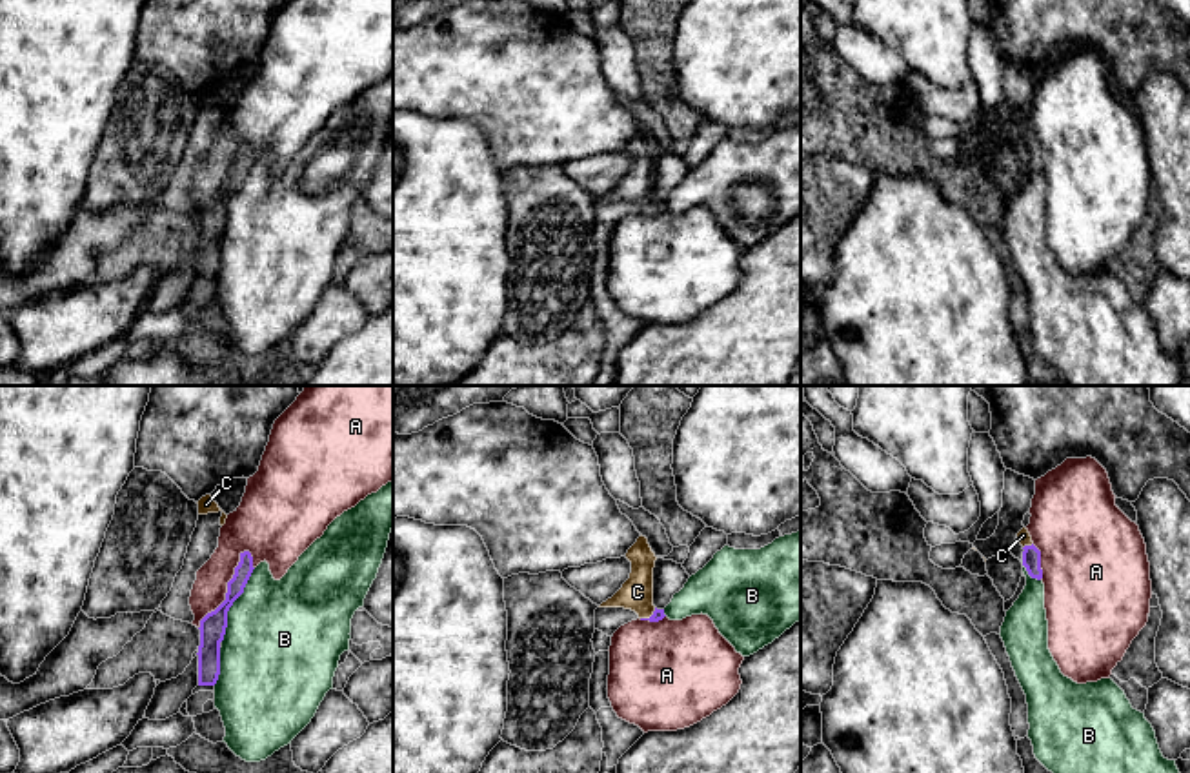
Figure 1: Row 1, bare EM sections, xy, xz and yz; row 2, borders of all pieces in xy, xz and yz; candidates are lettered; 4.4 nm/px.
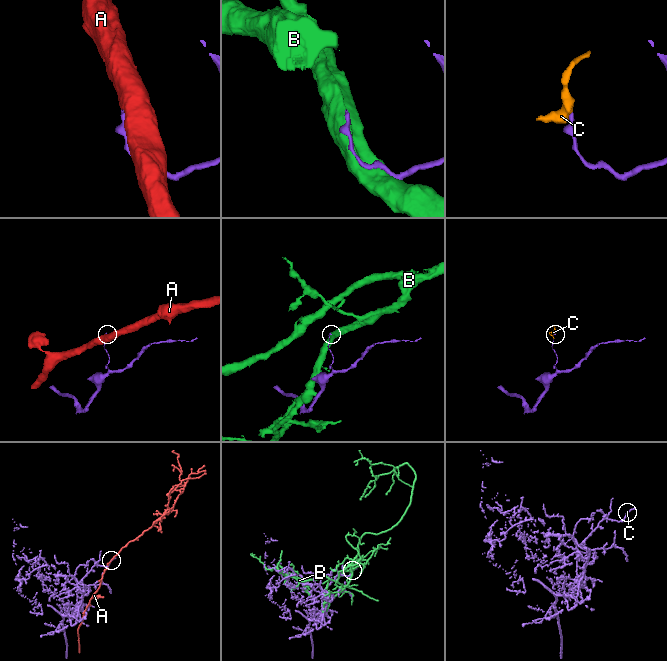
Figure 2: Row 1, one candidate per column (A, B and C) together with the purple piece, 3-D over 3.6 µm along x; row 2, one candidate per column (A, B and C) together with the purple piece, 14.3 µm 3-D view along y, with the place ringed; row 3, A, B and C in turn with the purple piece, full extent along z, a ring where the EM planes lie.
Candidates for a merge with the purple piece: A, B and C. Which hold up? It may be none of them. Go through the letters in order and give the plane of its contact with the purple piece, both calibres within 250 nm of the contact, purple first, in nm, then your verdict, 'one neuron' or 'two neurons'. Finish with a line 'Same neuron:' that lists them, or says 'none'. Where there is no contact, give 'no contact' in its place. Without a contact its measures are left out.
A: xy | 110/160 nm | two neurons
B: xy | 110/480 nm | two neurons
C: yz | 80/60 nm | two neurons
Same neuron: none

